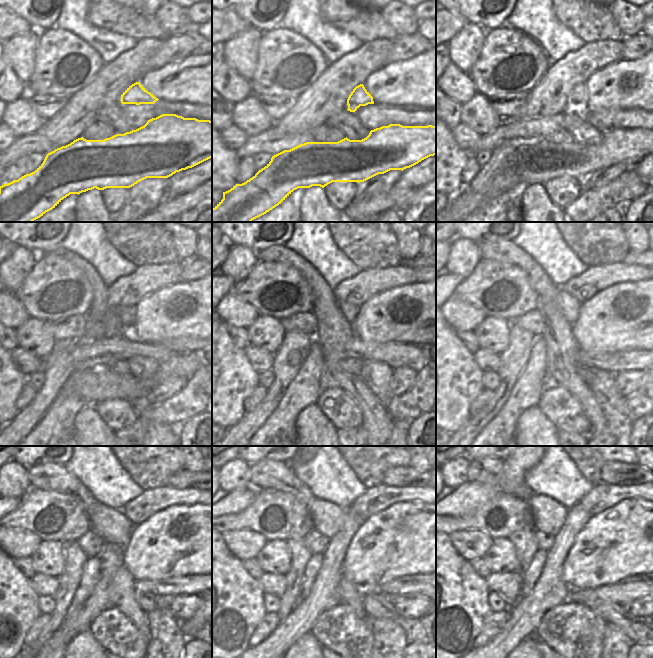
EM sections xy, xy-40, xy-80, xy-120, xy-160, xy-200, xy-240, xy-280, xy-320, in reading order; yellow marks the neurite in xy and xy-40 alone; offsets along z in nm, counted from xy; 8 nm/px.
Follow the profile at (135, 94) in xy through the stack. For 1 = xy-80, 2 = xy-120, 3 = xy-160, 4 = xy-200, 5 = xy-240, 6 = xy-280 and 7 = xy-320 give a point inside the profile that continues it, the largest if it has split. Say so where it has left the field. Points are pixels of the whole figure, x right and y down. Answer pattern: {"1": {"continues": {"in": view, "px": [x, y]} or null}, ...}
{"1": {"continues": {"in": "xy-80", "px": [578, 96]}}, "2": {"continues": {"in": "xy-120", "px": [126, 314]}}, "3": {"continues": {"in": "xy-160", "px": [349, 311]}}, "4": {"continues": {"in": "xy-200", "px": [569, 305]}}, "5": {"continues": {"in": "xy-240", "px": [111, 524]}}, "6": {"continues": {"in": "xy-280", "px": [327, 518]}}, "7": {"continues": {"in": "xy-320", "px": [548, 515]}}}

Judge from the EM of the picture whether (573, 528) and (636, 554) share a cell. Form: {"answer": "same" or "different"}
{"answer": "different"}

